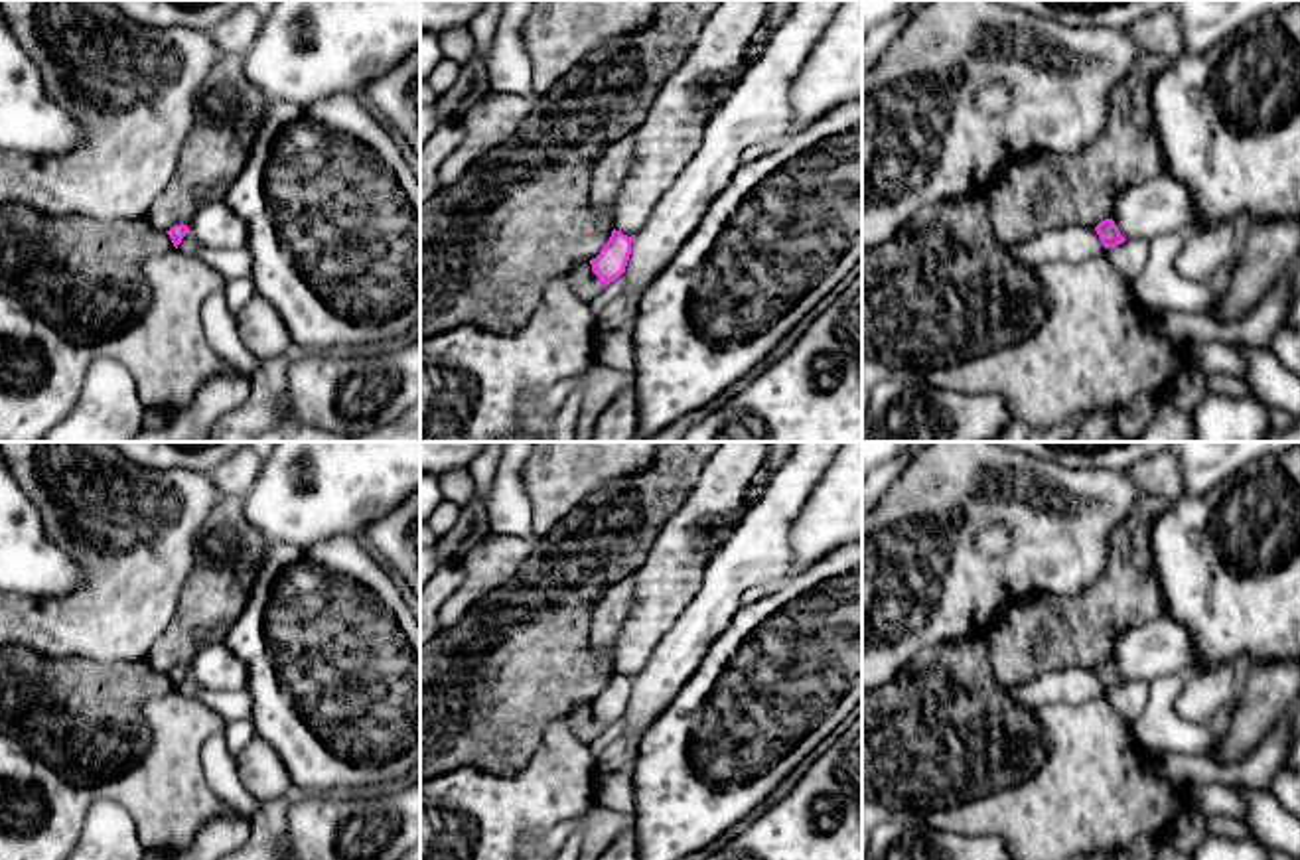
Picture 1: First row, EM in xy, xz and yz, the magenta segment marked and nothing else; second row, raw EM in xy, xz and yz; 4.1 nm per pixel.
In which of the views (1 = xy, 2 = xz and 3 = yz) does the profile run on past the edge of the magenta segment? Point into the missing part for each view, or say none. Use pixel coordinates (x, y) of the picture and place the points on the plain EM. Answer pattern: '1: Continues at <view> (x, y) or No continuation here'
1: No continuation here
2: No continuation here
3: No continuation here

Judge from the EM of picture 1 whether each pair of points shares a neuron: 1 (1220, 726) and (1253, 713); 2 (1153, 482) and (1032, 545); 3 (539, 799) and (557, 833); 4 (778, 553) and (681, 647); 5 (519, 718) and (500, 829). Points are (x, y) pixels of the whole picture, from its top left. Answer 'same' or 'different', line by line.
1: different
2: different
3: different
4: same
5: different

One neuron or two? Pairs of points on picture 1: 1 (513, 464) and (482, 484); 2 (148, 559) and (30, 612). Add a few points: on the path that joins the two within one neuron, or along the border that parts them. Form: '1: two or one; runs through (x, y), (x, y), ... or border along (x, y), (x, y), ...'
1: two; border along (500, 462), (488, 498), (488, 521)
2: one; runs through (119, 588), (95, 612), (60, 612)

